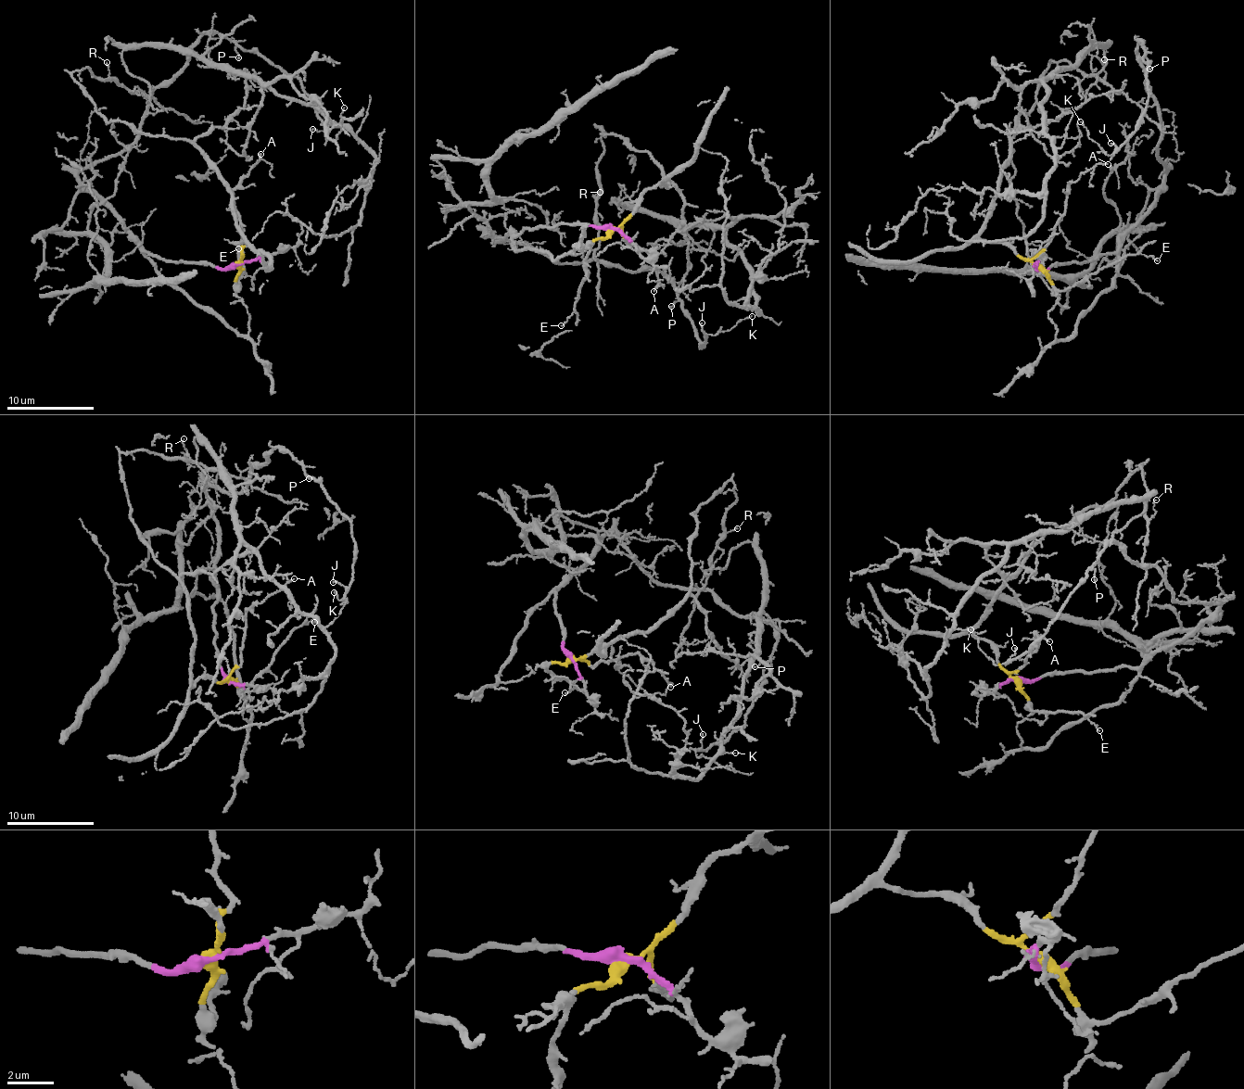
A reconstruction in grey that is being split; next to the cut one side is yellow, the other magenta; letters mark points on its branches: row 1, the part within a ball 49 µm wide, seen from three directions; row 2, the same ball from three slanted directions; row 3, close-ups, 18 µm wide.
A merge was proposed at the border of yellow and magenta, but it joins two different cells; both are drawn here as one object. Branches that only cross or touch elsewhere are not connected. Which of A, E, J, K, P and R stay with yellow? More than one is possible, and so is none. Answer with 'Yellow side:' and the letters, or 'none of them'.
Yellow side: A, E, R

